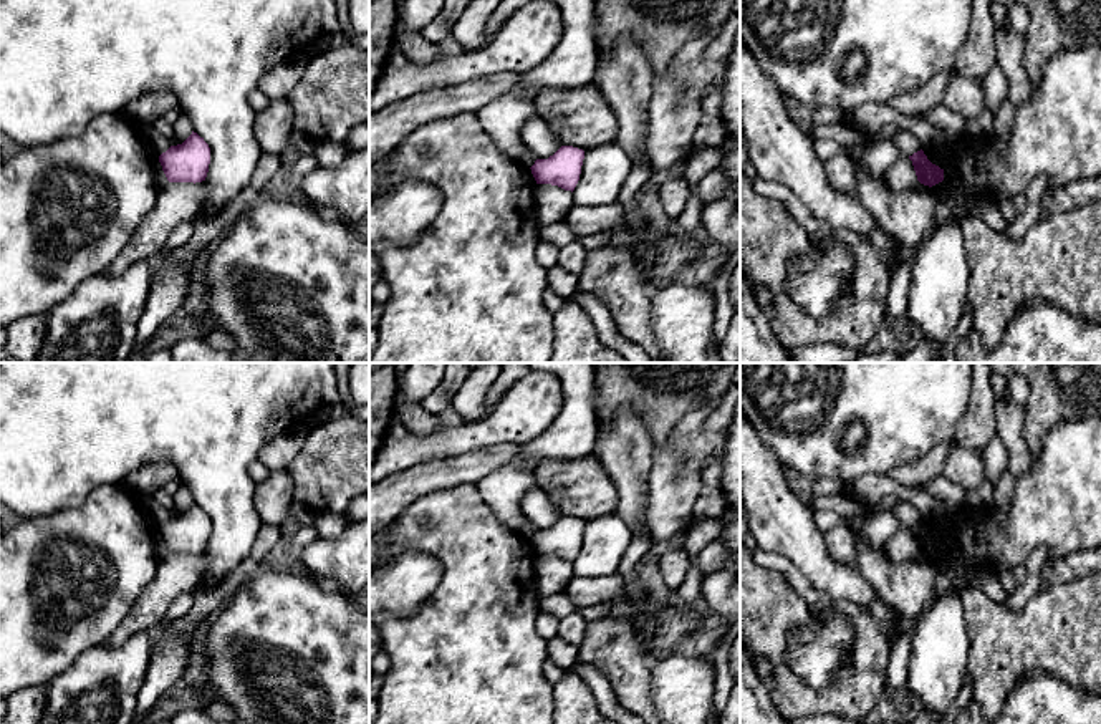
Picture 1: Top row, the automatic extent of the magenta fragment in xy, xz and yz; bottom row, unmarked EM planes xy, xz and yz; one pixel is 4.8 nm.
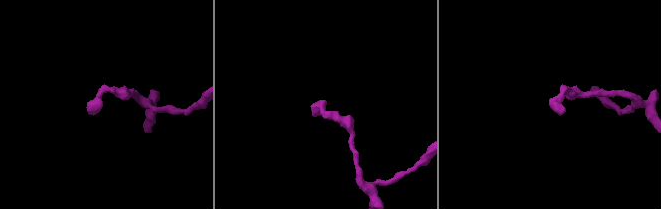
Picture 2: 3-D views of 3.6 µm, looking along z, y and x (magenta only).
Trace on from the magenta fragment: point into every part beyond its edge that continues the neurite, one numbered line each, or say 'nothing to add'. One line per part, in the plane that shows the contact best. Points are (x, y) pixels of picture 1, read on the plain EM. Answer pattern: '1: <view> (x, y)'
nothing to add

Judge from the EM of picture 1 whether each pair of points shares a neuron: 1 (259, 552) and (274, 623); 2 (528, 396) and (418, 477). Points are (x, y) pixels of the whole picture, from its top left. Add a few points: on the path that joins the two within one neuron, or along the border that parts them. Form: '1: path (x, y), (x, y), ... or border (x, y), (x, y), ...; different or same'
1: border (262, 565), (234, 592); different
2: border (482, 448), (472, 453), (427, 459), (406, 468); different

